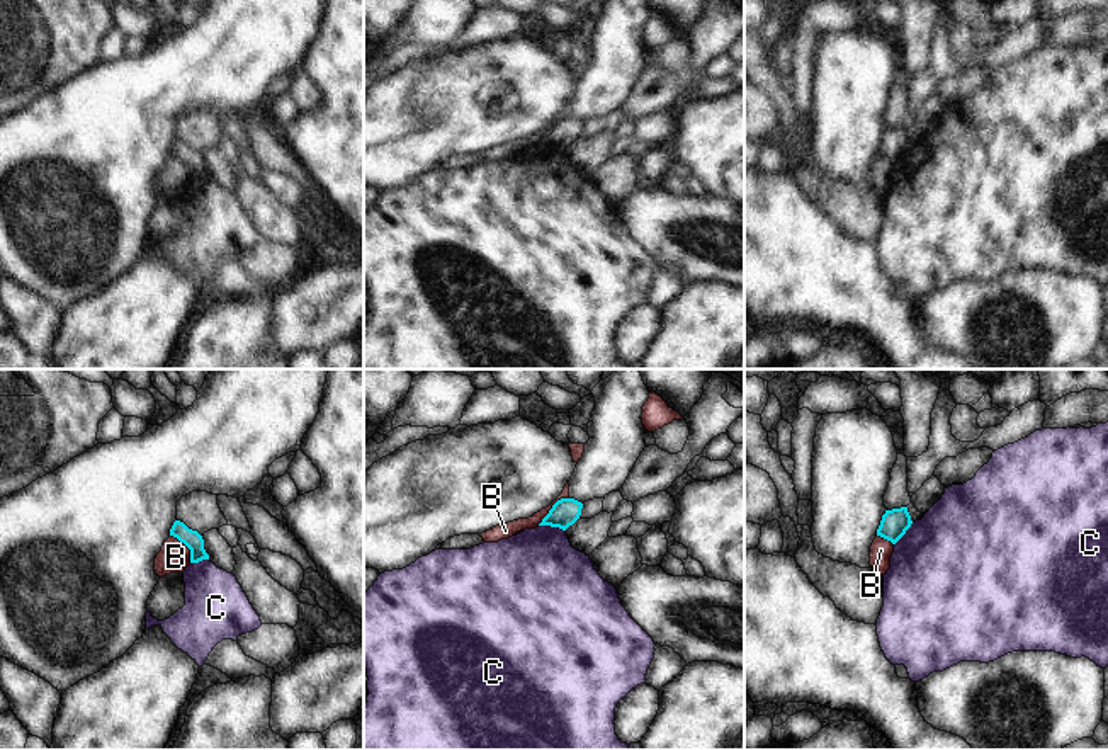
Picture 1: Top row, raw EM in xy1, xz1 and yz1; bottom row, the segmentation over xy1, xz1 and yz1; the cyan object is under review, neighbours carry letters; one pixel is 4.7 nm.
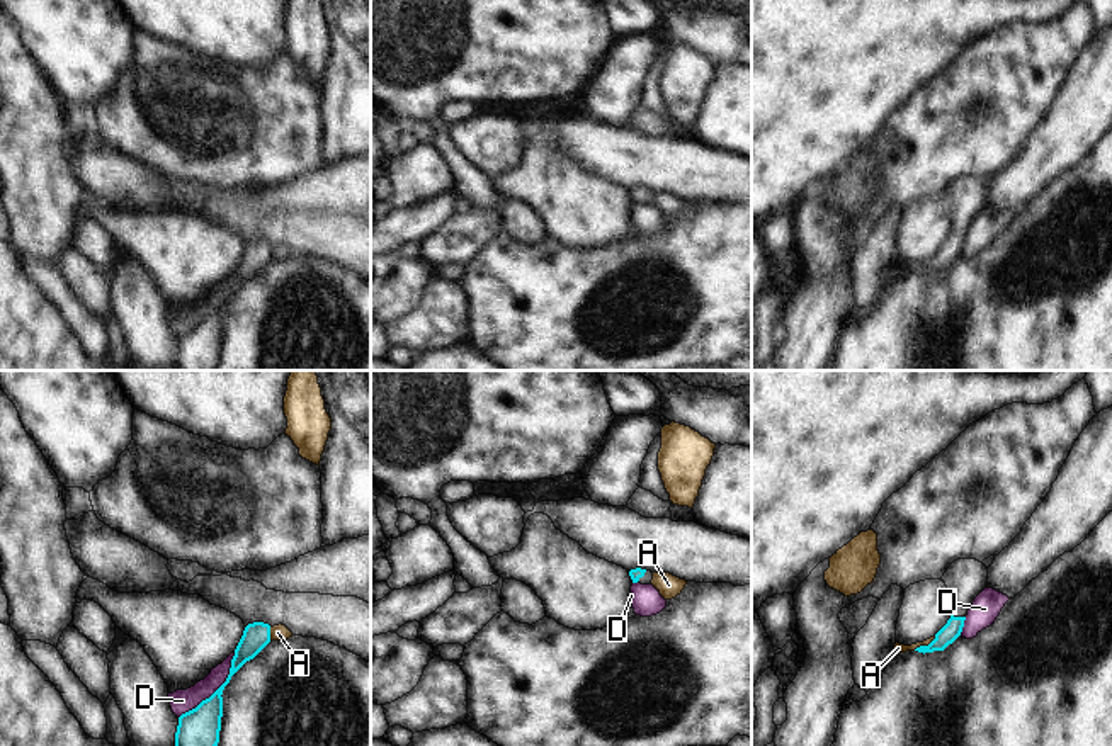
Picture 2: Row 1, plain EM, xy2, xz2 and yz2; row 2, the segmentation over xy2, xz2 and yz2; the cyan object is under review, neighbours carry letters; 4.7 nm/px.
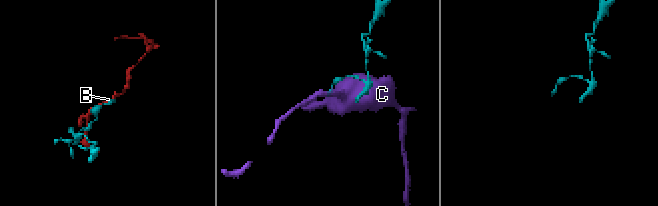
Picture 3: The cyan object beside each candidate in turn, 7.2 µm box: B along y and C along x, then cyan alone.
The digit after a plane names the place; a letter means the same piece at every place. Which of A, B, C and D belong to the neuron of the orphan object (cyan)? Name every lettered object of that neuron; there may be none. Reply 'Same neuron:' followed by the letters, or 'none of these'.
Same neuron: none of these

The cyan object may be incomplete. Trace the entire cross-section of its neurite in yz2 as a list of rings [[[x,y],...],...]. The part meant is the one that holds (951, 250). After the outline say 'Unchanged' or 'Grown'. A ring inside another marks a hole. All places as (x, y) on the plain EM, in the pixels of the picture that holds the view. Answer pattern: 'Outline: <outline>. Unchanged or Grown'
Outline: [[[957,178],[947,187],[942,201],[954,219],[950,238],[935,253],[935,258],[928,265],[920,265],[915,268],[923,274],[944,270],[961,255],[969,226],[986,207],[988,187],[976,178]]]. Grown

